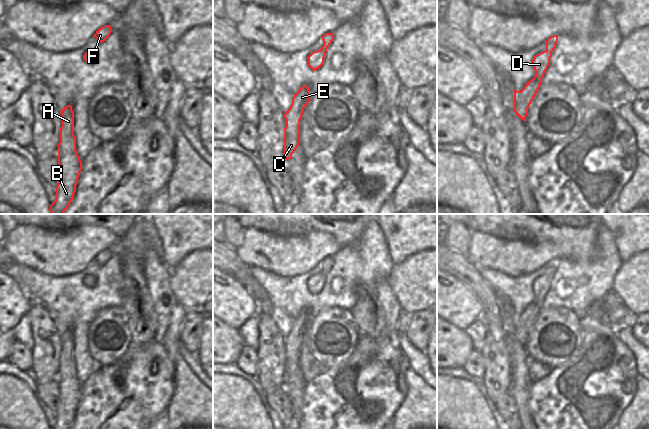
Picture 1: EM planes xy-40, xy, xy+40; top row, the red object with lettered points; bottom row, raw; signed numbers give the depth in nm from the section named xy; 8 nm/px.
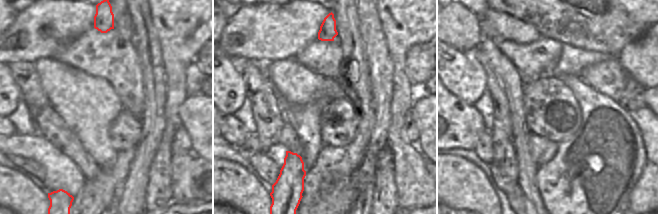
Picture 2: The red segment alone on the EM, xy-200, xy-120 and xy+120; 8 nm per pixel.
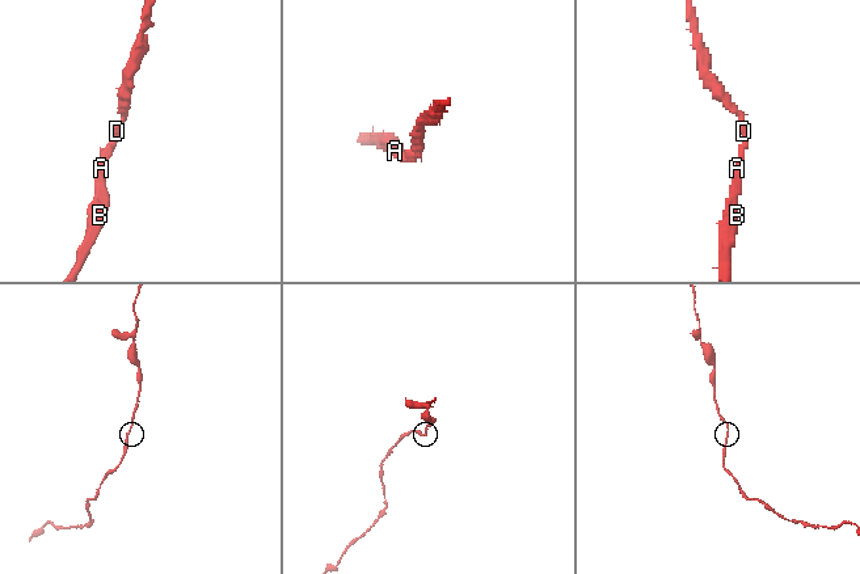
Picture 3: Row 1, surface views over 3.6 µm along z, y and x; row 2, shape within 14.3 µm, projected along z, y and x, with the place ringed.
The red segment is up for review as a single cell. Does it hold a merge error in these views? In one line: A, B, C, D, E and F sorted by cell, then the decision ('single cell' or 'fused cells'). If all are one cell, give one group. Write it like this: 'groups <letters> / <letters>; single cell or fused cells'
groups A B C D E F; single cell

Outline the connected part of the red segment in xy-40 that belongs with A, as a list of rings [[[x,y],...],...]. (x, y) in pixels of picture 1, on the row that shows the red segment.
[[[67,105],[60,111],[60,114],[62,116],[60,142],[58,144],[60,180],[56,186],[56,200],[50,205],[51,214],[64,214],[74,198],[82,170],[82,161],[76,150],[72,106]]]

